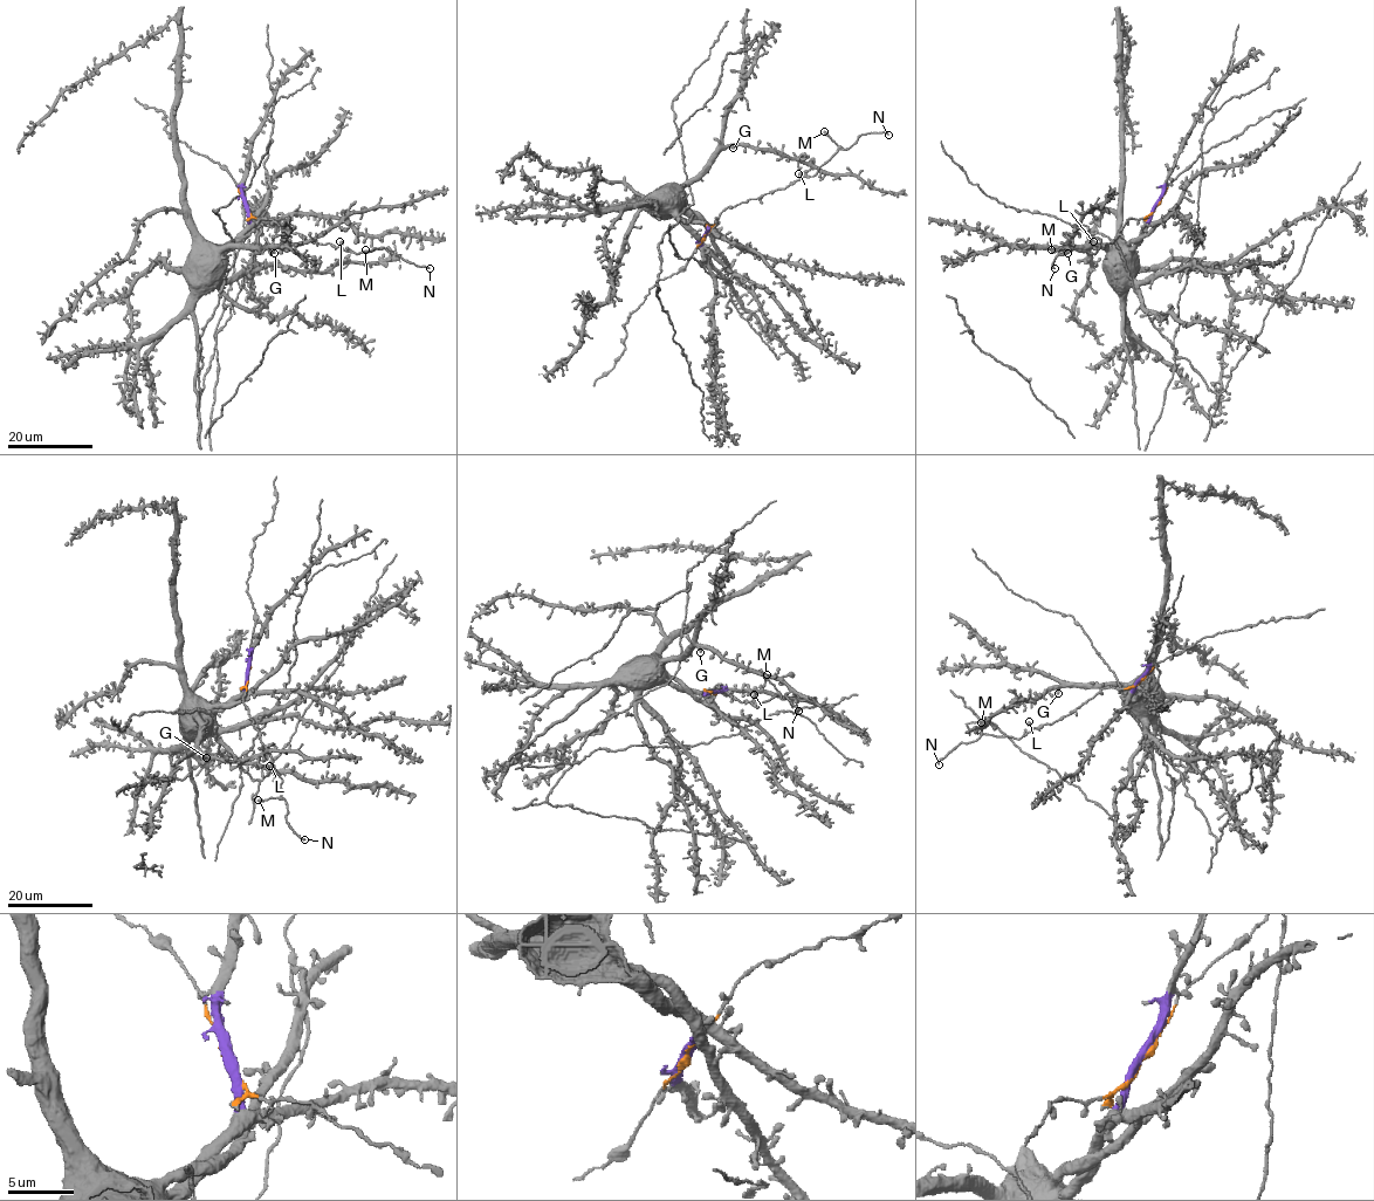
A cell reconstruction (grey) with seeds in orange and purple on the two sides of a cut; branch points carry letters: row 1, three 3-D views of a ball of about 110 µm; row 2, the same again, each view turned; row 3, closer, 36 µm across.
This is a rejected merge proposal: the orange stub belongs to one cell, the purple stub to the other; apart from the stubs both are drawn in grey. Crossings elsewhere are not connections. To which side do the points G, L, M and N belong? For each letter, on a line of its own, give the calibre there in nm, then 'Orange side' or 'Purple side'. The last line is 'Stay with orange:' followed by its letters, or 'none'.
G: Thickness 340 nm. Purple side
L: Thickness 480 nm. Orange side
M: Thickness 360 nm. Orange side
N: Thickness 170 nm. Orange side
Stay with orange: L, M, N

